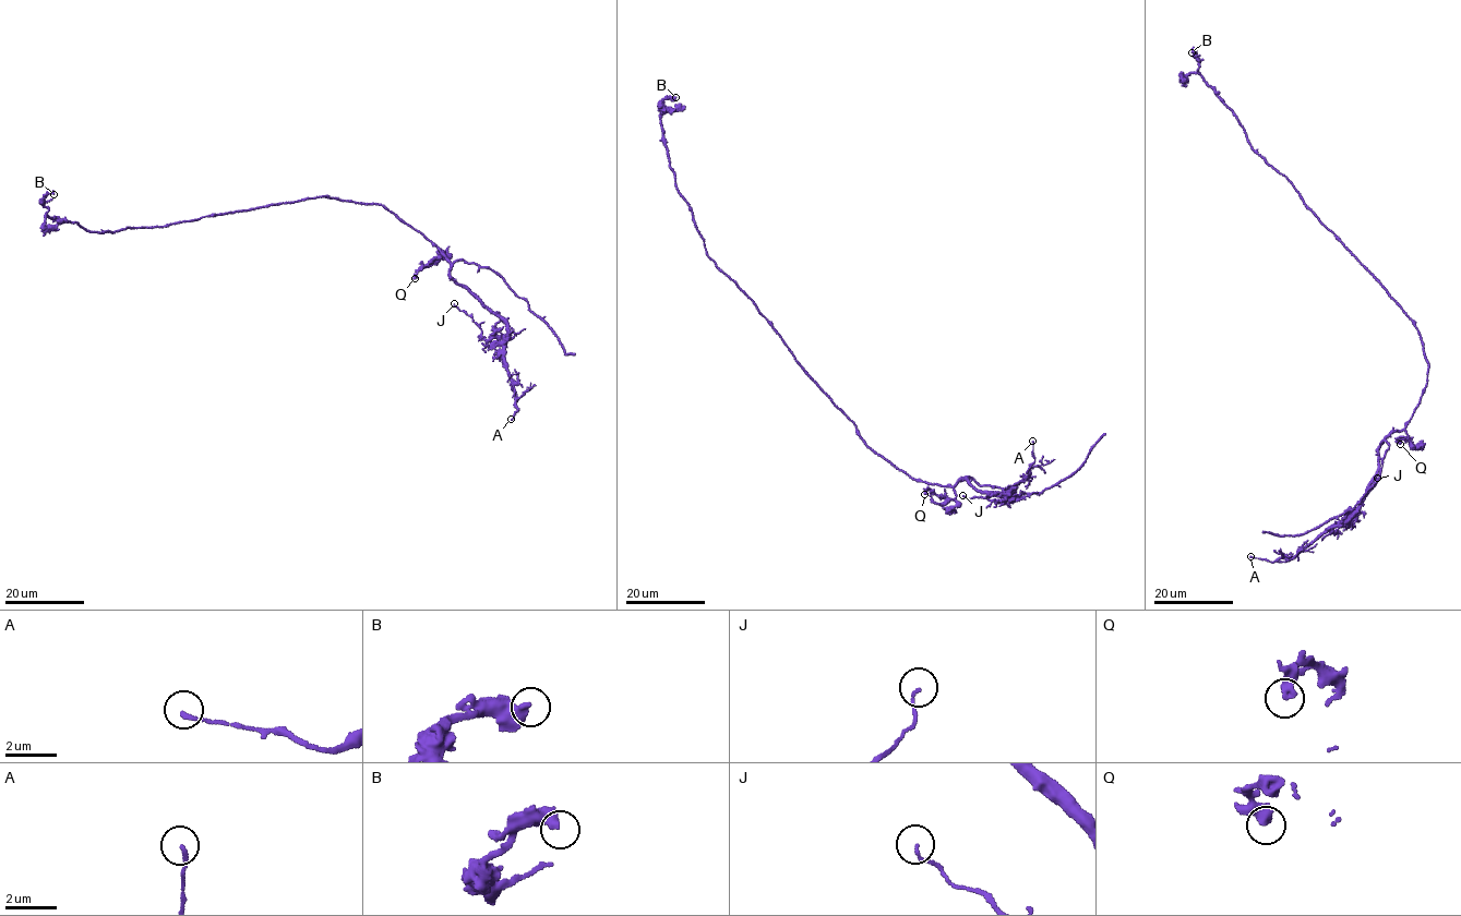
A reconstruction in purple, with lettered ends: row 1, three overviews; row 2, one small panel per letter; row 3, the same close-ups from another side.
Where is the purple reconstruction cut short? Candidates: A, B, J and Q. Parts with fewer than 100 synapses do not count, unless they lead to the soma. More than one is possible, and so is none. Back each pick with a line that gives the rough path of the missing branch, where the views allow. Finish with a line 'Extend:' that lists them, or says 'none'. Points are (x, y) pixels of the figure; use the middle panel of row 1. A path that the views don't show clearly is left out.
Extend: none

